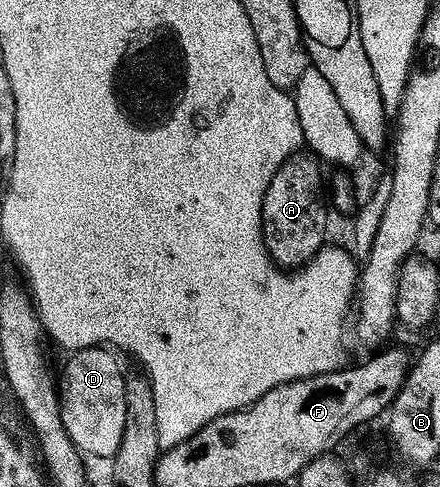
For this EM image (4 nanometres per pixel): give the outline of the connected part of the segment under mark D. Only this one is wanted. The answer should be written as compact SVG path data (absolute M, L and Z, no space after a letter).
M89 346L73 351L60 374L58 403L64 428L83 455L94 458L113 459L124 436L124 388L127 375L117 362L115 351L100 346Z

